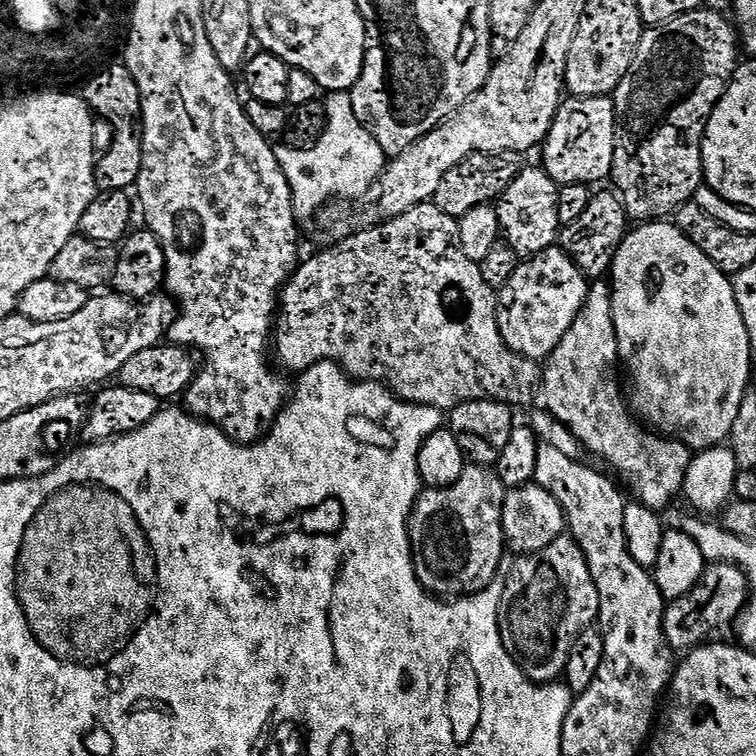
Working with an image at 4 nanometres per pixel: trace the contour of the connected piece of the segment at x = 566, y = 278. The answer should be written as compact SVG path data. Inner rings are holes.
M553 246L517 263L498 292L496 321L512 352L528 360L543 361L552 355L584 305L588 282L572 258Z

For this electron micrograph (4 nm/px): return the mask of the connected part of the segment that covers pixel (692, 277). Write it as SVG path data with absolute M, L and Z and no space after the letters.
M644 222L620 240L611 258L611 276L610 297L612 300L612 322L616 331L616 350L619 363L622 365L623 371L624 368L628 371L628 380L632 383L629 388L628 385L626 388L631 411L645 425L679 440L680 443L693 450L723 445L729 439L734 420L738 417L743 396L750 389L748 379L752 376L752 356L754 356L754 350L750 346L747 323L742 318L742 310L738 310L738 302L734 298L729 273L718 270L718 266L714 266L714 262L710 262L710 258L706 258L706 254L702 254L702 250L698 250L698 246L694 246L694 242L690 242L676 229L675 223Z

